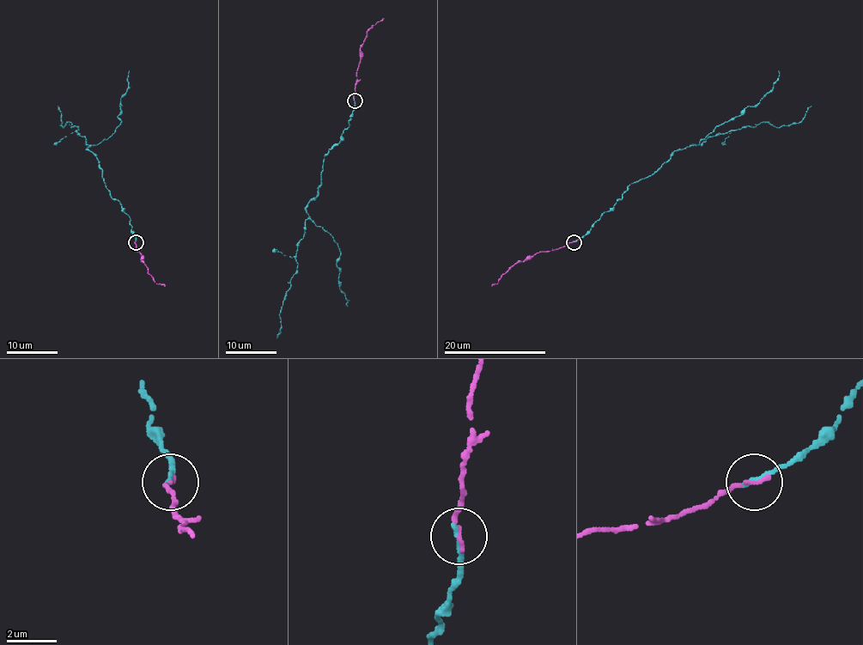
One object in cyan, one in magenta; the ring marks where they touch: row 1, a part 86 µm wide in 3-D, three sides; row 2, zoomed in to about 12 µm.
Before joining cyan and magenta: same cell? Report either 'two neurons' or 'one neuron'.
one neuron

